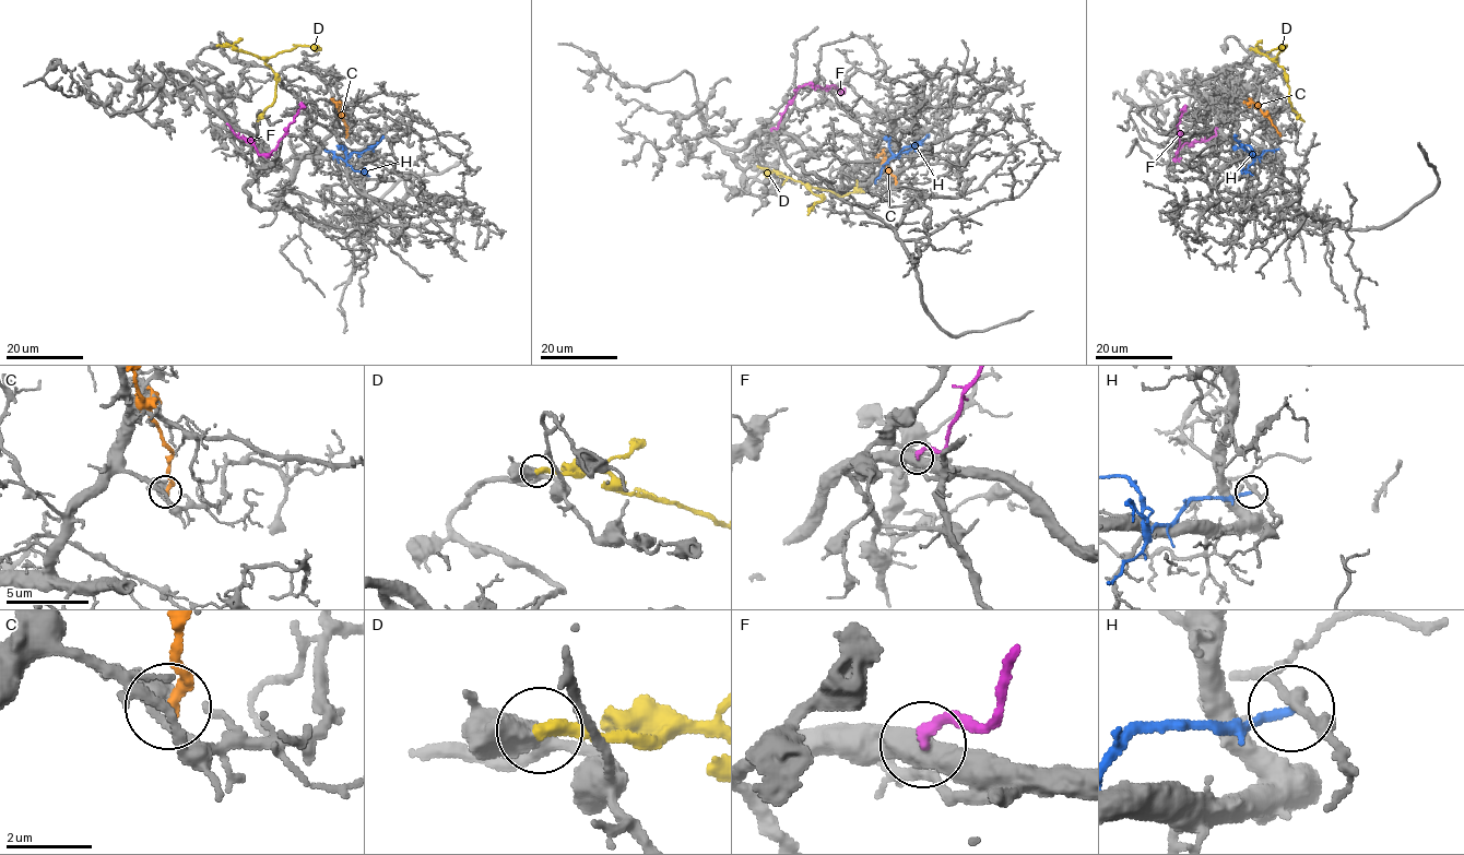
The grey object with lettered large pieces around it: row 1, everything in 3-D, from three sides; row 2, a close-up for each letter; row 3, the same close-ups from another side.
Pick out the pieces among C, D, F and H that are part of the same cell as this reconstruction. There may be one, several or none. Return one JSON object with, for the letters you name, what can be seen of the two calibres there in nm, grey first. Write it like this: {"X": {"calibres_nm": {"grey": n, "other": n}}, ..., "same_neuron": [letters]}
{"same_neuron": []}

